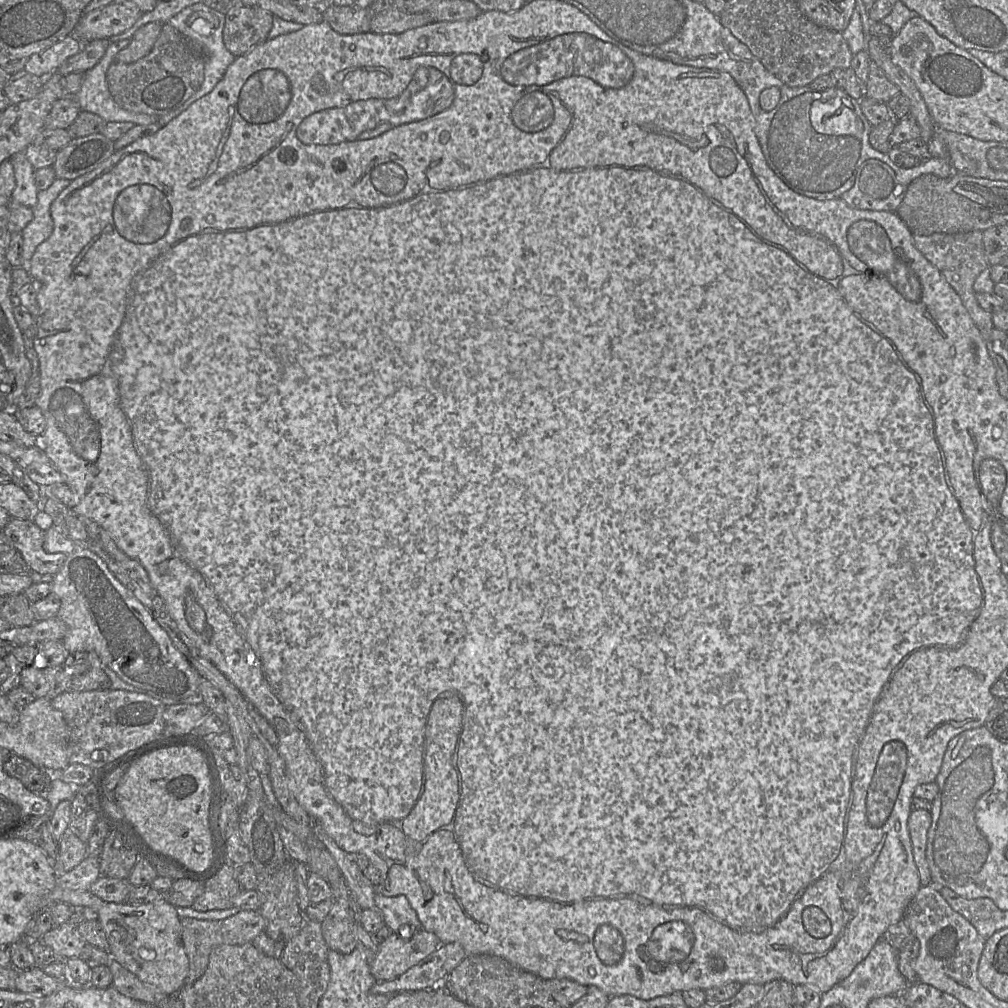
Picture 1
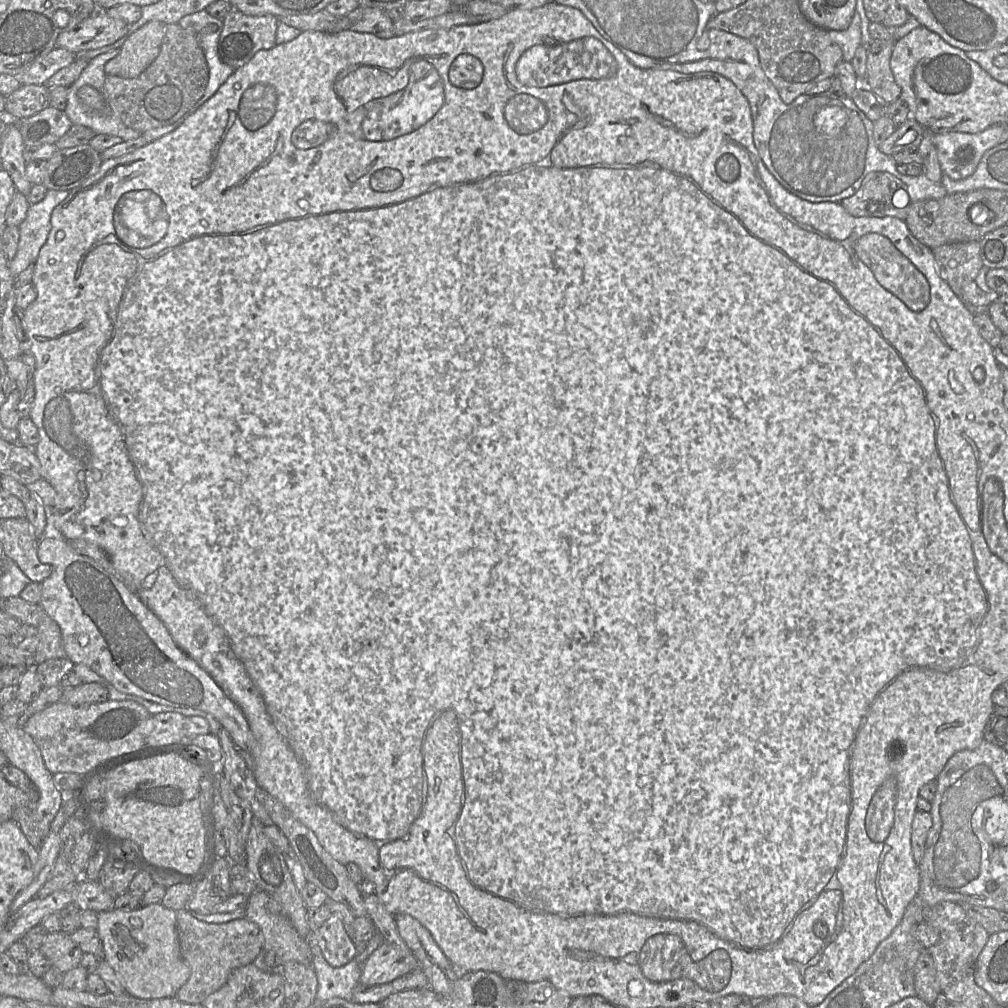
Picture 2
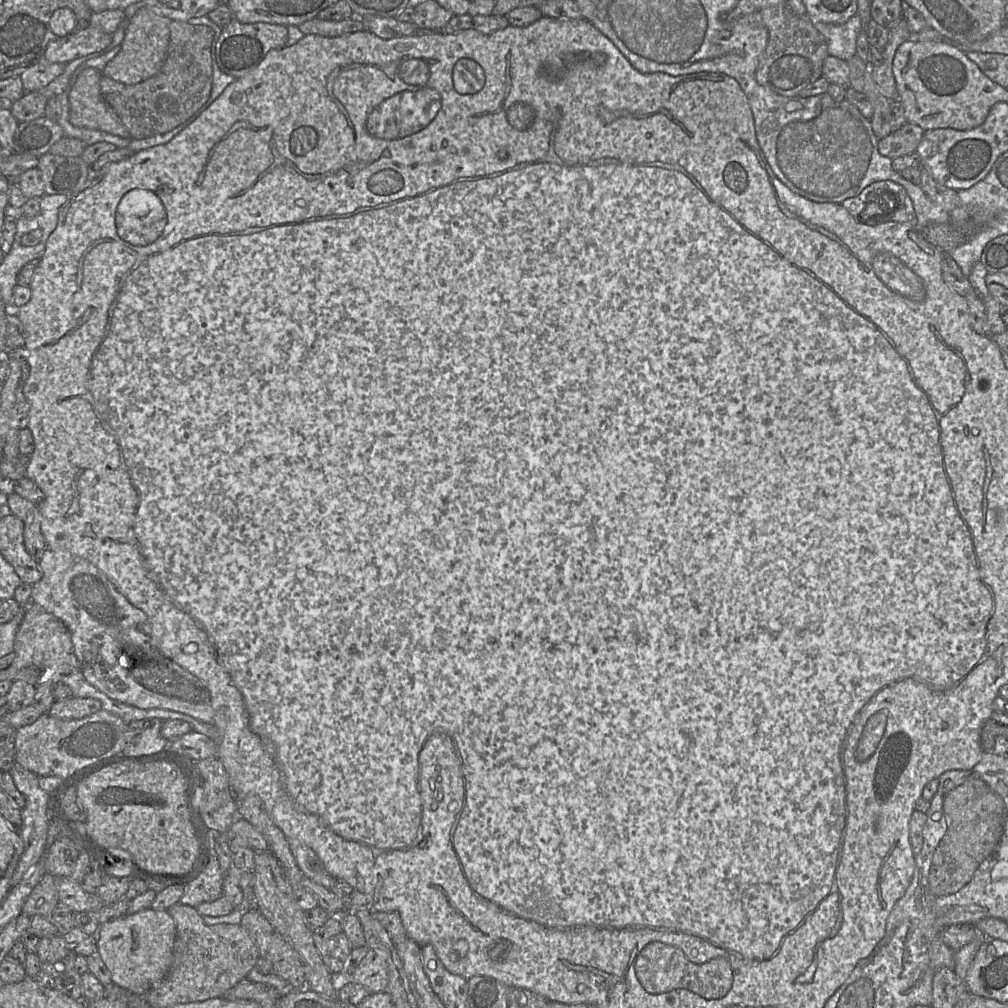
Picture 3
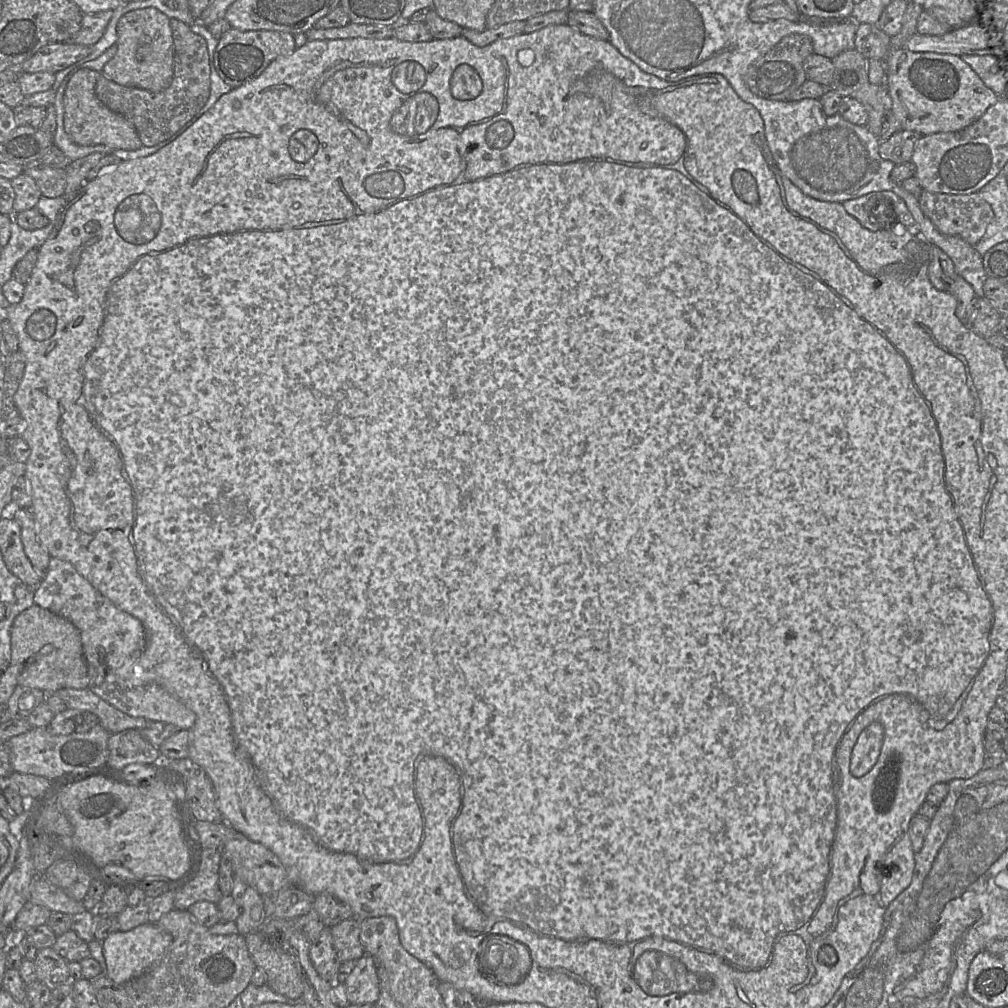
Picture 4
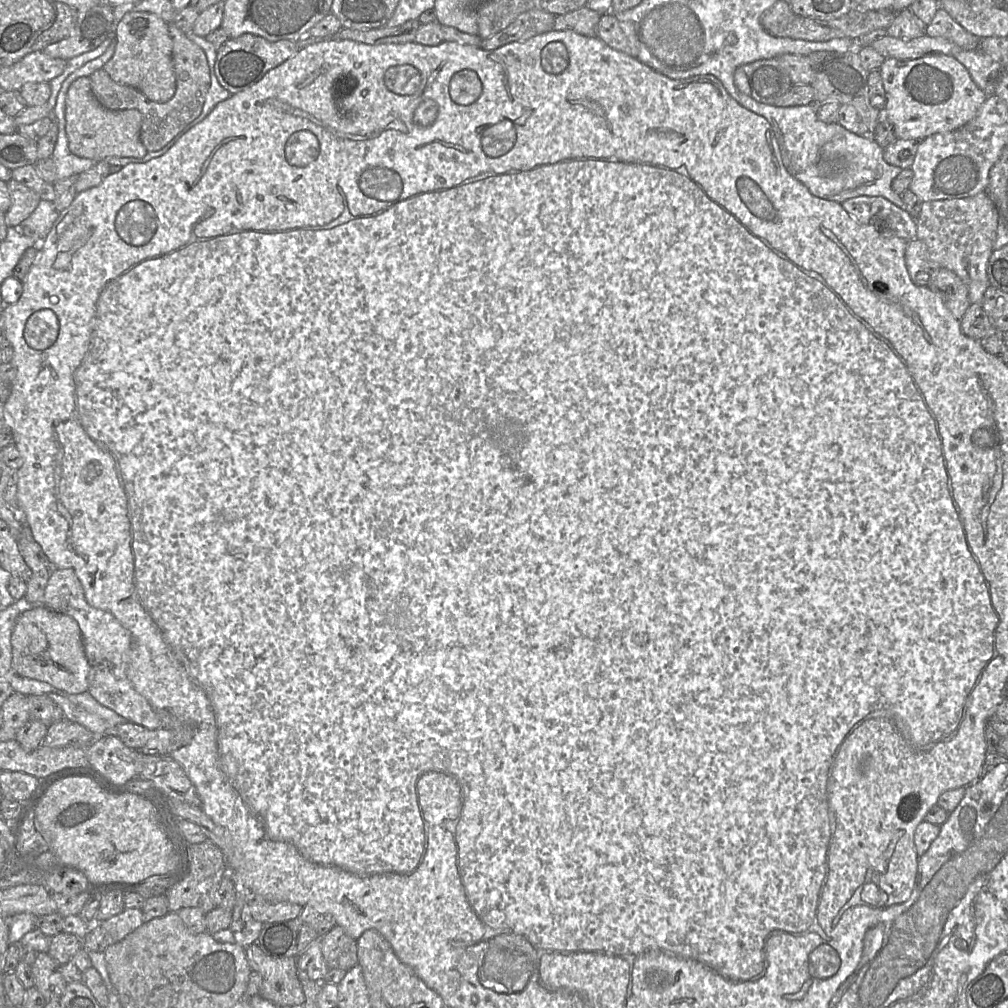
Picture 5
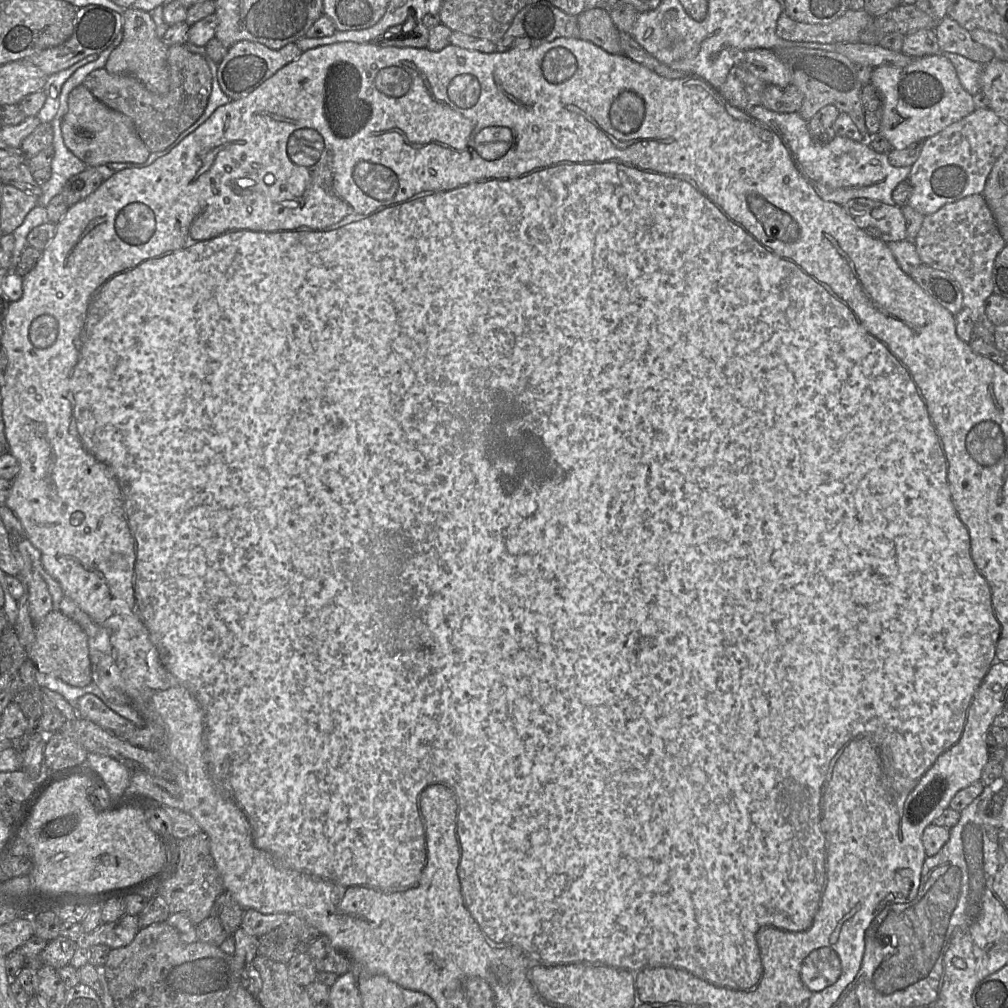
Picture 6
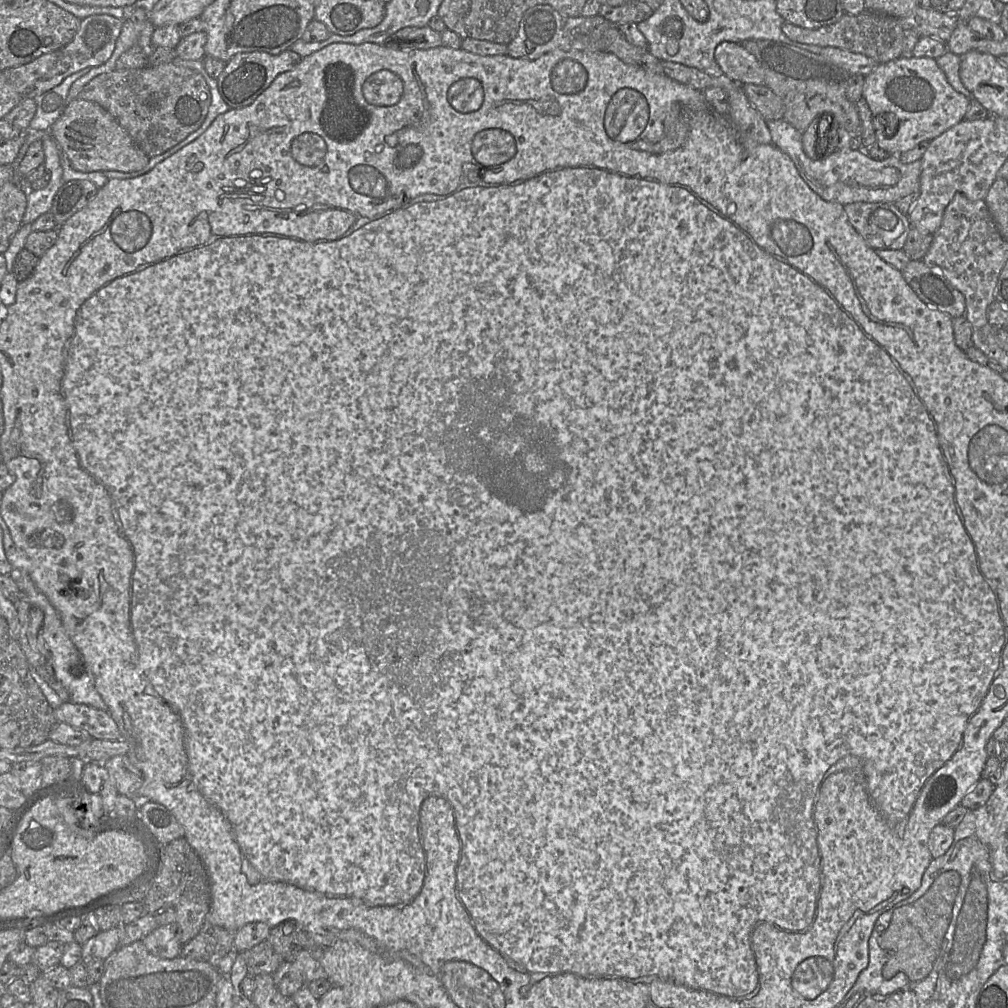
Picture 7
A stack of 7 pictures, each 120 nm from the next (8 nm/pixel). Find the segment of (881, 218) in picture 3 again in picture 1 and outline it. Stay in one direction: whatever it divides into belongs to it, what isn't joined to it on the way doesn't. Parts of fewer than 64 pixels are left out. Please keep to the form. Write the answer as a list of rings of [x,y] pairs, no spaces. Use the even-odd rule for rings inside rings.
[[[868,159],[858,170],[854,185],[841,198],[860,210],[896,212],[907,191],[895,172],[878,159]]]

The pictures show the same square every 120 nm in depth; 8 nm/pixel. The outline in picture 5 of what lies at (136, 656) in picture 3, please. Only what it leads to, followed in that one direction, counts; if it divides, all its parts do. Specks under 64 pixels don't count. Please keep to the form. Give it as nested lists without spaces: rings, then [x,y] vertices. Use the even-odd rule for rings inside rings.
[[[54,568],[50,572],[41,605],[55,612],[70,616],[78,623],[82,634],[84,651],[89,664],[88,692],[101,705],[113,710],[132,723],[142,725],[149,730],[156,730],[163,727],[163,721],[157,711],[144,696],[136,691],[128,678],[127,667],[132,643],[130,632],[111,613],[96,608],[87,601],[83,586],[72,569]]]

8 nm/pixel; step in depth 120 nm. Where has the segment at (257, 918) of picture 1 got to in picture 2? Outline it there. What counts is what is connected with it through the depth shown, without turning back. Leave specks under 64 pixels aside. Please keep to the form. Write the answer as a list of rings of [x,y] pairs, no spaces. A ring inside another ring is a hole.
[[[180,909],[176,911],[176,922],[181,954],[191,970],[190,977],[174,996],[181,1002],[202,1004],[209,995],[227,982],[233,969],[253,963],[259,953],[264,950],[264,937],[261,929],[246,917],[226,923],[206,923],[195,918],[188,909]]]

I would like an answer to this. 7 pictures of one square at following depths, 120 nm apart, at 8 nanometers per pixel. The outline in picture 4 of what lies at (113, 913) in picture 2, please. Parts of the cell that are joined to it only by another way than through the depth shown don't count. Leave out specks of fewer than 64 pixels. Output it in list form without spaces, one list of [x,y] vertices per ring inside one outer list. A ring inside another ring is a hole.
[[[147,922],[129,931],[117,930],[102,942],[106,961],[106,975],[117,984],[125,984],[156,966],[173,940],[172,935],[156,925]]]

